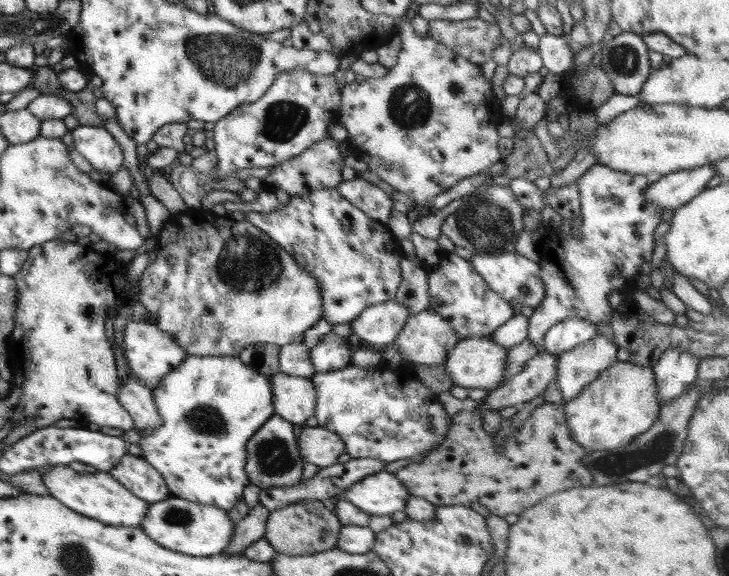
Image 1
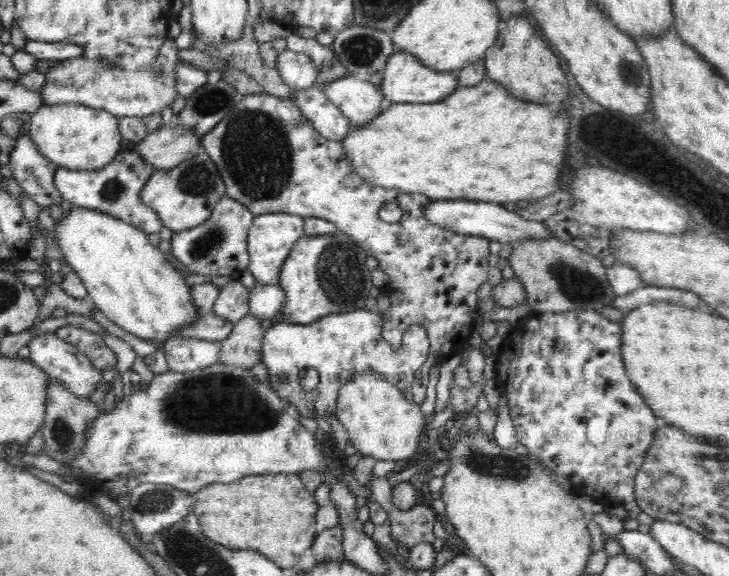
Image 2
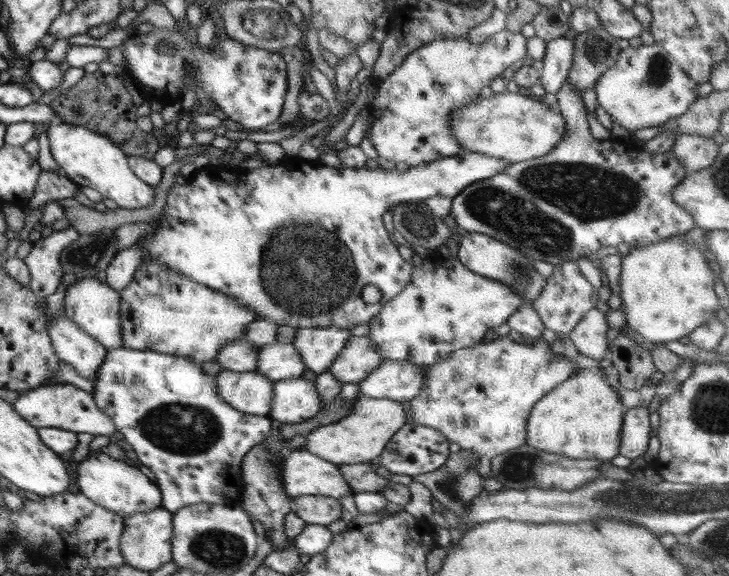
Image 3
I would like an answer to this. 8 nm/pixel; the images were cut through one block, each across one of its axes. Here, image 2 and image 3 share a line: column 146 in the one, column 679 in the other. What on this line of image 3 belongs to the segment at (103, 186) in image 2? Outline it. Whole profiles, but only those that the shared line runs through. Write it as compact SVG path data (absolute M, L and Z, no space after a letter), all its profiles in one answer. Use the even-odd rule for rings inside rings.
M565 82L555 94L556 106L566 121L568 134L550 154L510 164L491 178L470 184L452 199L450 214L464 232L491 236L534 262L544 261L556 266L569 261L577 262L597 253L602 247L617 247L622 242L628 244L631 250L644 248L696 227L692 215L672 201L672 190L689 172L676 161L672 150L652 155L642 148L632 148L622 142L598 142L589 130L589 114L581 93Z

